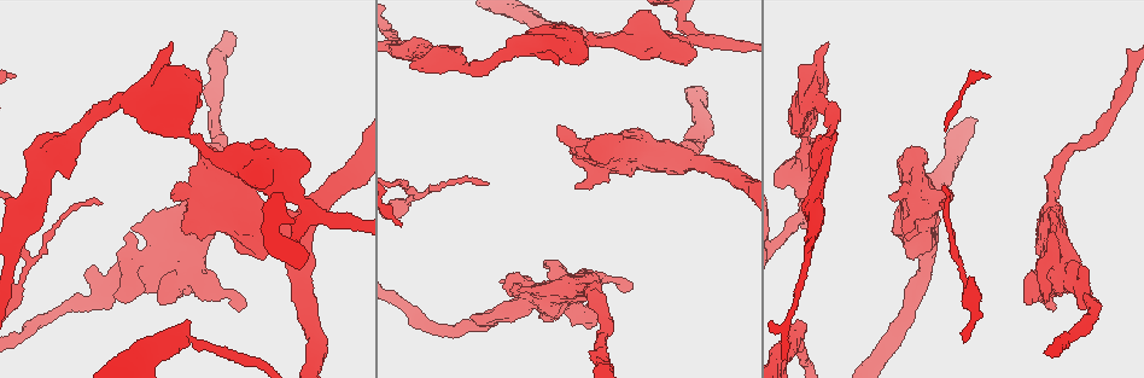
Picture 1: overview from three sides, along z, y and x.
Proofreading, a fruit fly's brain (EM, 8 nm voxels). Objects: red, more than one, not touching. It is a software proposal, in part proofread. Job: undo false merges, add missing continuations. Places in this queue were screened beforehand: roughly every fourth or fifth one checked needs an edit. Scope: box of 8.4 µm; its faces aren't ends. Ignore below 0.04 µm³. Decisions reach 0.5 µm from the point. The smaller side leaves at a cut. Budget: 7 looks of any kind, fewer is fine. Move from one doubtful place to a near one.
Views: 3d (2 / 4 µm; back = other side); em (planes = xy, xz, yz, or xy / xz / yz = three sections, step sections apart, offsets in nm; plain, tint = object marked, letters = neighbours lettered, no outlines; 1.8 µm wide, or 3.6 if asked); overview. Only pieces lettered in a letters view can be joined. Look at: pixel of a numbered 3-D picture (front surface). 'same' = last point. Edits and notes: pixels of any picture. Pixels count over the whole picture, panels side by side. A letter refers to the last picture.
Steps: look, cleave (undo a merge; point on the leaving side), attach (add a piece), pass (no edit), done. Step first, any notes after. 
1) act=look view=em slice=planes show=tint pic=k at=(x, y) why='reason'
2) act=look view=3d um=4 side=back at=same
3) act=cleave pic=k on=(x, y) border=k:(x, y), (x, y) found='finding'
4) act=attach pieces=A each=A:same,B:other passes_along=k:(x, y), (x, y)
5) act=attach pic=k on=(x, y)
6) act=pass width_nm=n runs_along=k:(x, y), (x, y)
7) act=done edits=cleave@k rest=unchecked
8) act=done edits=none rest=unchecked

act=look view=em slice=yz step=4 show=tint pic=1 at=(633, 289) why='an open end'

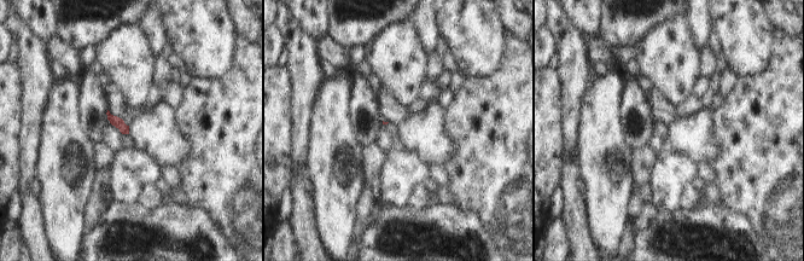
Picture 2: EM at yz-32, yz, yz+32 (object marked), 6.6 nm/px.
act=look view=em slice=xz step=16 show=letters at=same why='another direction'

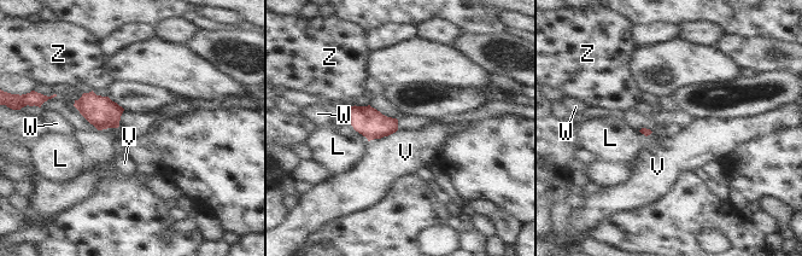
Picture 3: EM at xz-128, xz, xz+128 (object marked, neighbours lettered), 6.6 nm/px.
act=pass each=L:other,V:other,W:other,Z:other border=3:(397, 129), (387, 135), (368, 141) found='none of them fits'

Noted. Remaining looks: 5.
act=look view=em slice=planes show=letters pic=1 at=(680, 159)

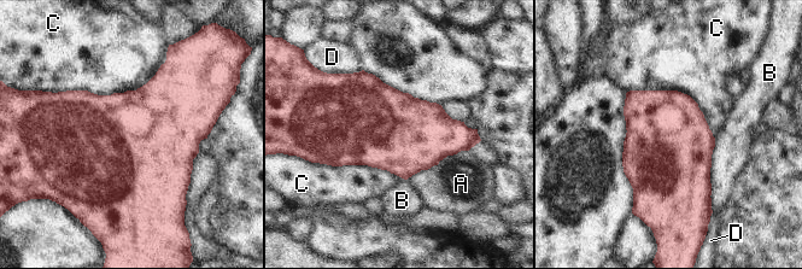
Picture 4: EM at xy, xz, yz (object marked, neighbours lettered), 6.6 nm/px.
act=pass width_nm=550 each=A:other,B:other,C:other,D:other border=4:(167, 59), (135, 89), (57, 93) found='continuous, no second neuron'

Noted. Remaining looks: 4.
act=look view=3d um=4 pic=1 at=(889, 195)

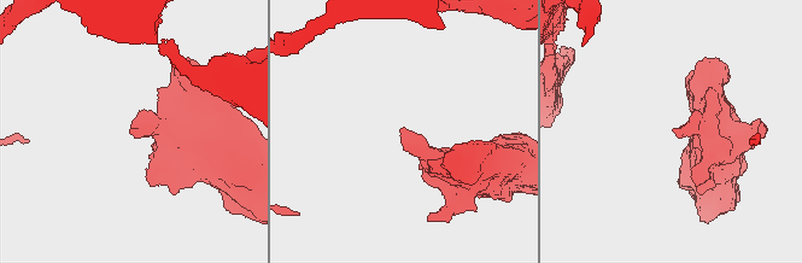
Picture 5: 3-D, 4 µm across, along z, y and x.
act=look view=em slice=planes show=plain pic=5 at=(132, 130) why='need the tissue'

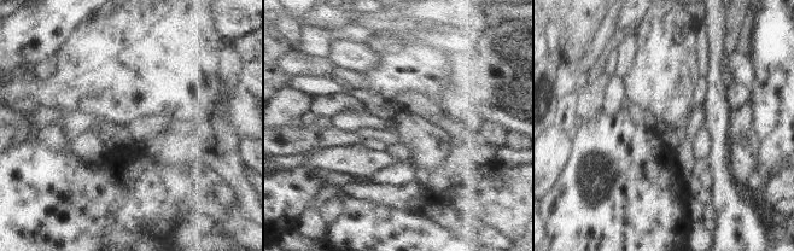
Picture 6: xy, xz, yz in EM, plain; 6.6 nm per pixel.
act=look view=em slice=planes show=letters at=same why='what lies round it'

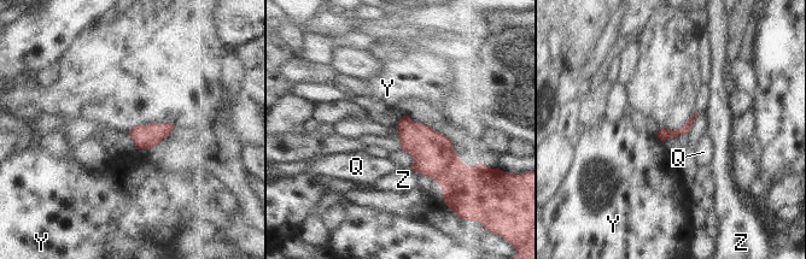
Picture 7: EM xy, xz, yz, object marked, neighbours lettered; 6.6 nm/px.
act=pass each=Q:other,Y:other,Z:other border=7:(655, 135), (663, 142) found='none of them fits'

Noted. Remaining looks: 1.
act=done edits=none rest=unchecked

